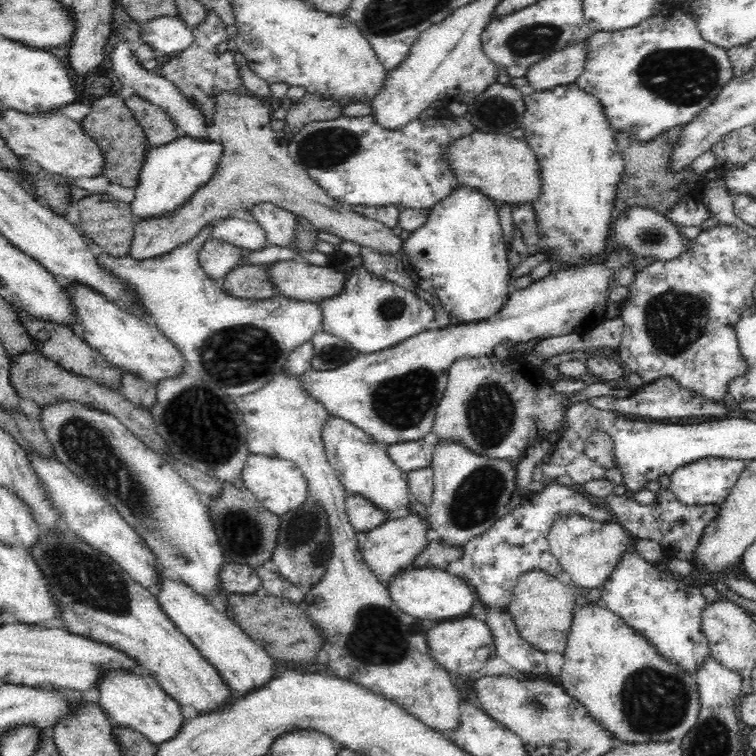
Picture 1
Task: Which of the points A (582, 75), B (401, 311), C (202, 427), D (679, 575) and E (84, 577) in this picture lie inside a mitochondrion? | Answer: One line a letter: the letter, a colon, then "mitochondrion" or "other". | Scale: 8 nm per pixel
A: other
B: other
C: mitochondrion
D: other
E: mitochondrion

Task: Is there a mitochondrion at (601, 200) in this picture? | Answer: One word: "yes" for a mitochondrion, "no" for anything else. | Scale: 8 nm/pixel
no

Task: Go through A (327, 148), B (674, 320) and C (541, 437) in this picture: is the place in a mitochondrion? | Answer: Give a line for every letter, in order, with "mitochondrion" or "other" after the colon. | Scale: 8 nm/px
A: mitochondrion
B: mitochondrion
C: other

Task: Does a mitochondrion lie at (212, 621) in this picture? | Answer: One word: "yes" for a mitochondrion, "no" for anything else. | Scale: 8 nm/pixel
no

